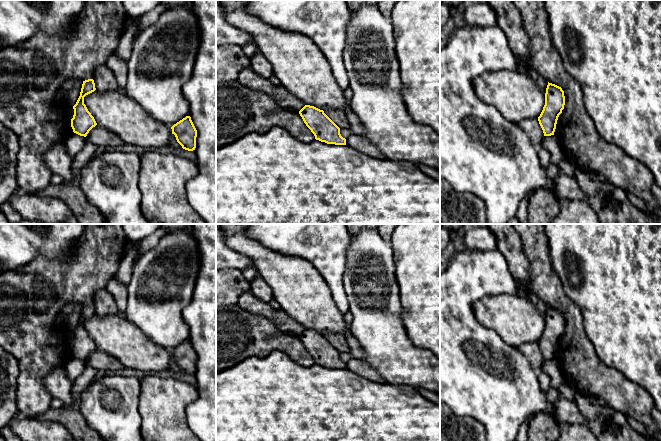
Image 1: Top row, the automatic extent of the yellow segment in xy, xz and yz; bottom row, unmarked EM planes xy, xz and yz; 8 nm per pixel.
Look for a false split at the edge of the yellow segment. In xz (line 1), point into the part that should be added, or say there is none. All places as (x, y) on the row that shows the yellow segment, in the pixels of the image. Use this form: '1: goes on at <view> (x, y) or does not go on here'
1: does not go on here

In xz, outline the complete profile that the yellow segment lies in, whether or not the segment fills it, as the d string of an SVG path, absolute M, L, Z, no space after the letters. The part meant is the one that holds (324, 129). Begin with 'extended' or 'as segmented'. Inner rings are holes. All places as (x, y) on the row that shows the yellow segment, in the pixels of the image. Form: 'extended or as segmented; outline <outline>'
as segmented; outline M305 105L300 111L306 126L315 139L327 144L346 145L346 139L340 134L340 128L324 113L314 106Z

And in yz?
as segmented; outline M548 82L545 93L545 105L538 117L544 136L554 135L557 120L564 109L564 105L565 96L562 88Z

